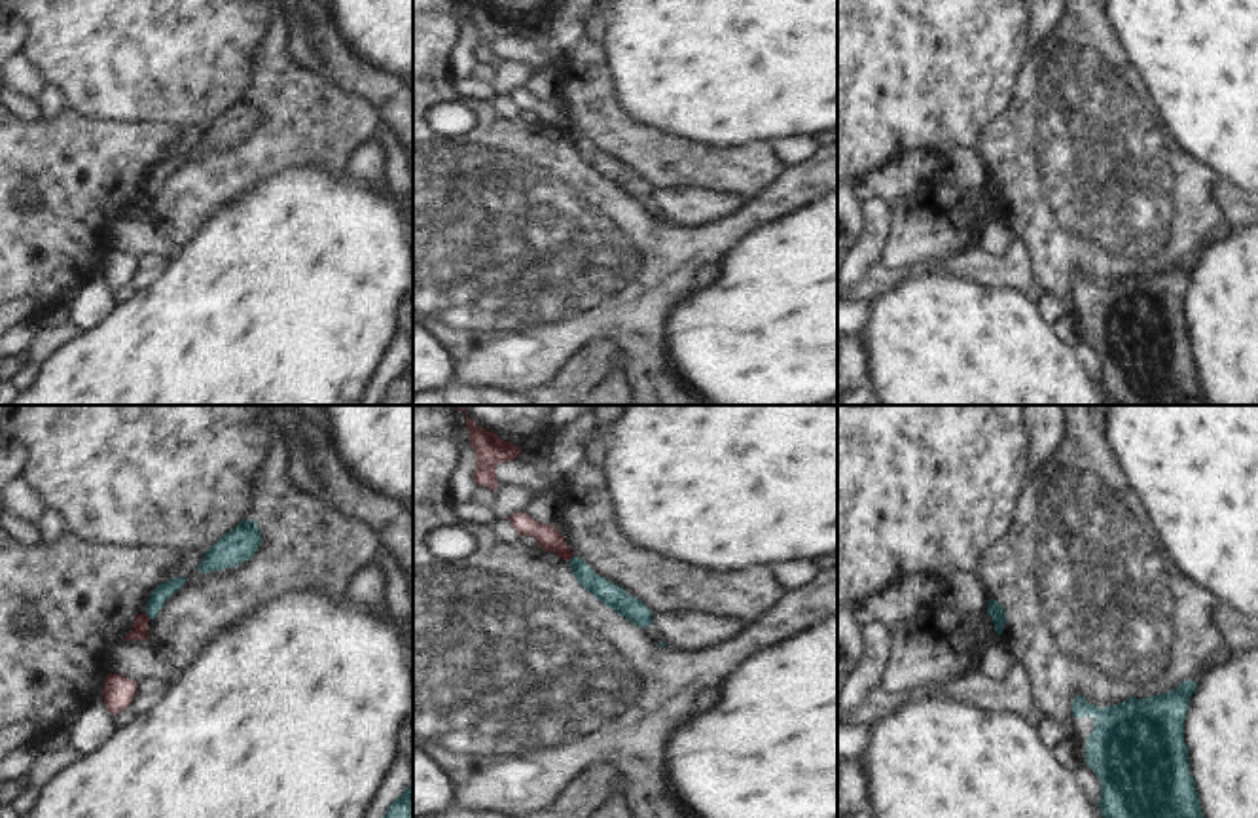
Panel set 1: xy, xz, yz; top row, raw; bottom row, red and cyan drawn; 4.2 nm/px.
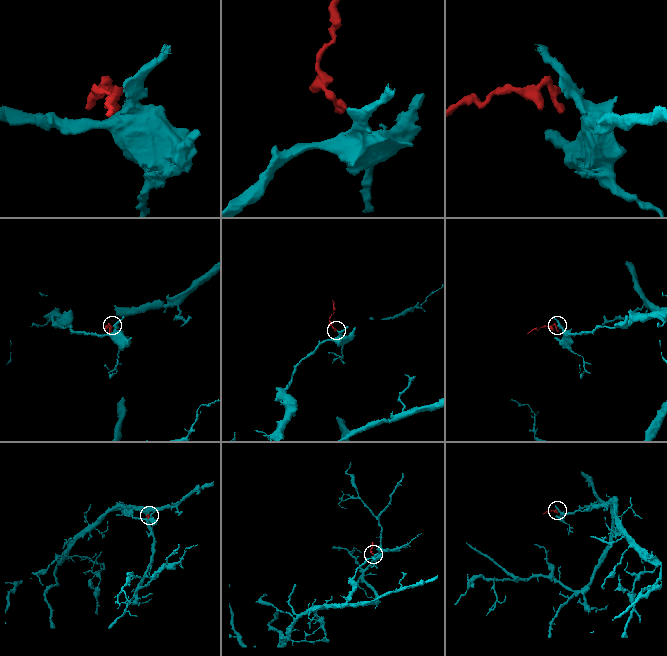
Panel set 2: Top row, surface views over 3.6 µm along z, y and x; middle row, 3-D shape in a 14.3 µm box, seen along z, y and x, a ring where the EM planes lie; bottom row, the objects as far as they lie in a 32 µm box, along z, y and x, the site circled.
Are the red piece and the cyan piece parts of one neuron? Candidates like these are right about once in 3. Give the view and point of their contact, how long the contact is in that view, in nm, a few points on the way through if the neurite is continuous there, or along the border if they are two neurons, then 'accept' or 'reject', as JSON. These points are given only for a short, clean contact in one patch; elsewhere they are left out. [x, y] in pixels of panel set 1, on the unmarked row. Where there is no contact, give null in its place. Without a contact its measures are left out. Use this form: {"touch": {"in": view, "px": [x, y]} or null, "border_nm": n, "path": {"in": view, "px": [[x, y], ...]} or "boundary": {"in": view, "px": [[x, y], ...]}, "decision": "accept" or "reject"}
{"touch": {"in": "xy", "px": [146, 192]}, "border_nm": 40, "boundary": {"in": "xy", "px": [[144, 190], [150, 194]]}, "decision": "reject"}

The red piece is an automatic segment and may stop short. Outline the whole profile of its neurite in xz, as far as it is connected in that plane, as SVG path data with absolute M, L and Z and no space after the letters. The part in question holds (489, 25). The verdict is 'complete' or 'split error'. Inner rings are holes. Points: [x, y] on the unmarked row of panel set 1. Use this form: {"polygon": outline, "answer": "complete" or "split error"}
{"polygon": "M466 0L466 4L468 17L476 28L476 61L496 68L500 59L496 57L494 44L500 38L515 36L521 23L500 15L496 9L477 0Z", "answer": "complete"}

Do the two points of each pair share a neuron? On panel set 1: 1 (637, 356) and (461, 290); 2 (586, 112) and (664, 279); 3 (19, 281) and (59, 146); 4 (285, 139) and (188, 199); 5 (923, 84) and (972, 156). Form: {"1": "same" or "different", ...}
{"1": "same", "2": "different", "3": "same", "4": "same", "5": "different"}

